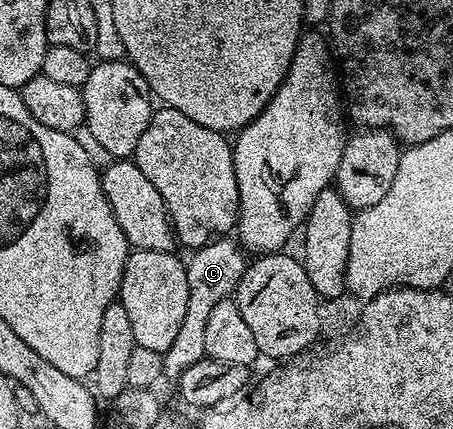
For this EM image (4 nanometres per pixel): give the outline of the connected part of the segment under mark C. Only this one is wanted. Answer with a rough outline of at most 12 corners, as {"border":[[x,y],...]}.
{"border":[[231,236],[185,262],[189,304],[163,373],[207,357],[205,323],[249,265]]}

